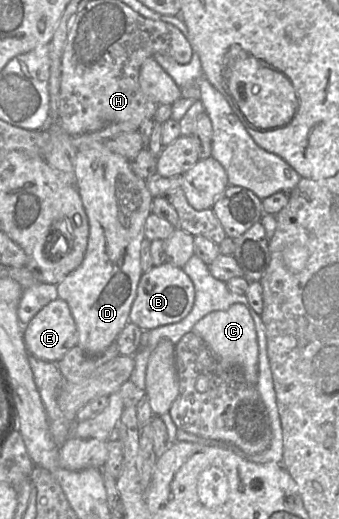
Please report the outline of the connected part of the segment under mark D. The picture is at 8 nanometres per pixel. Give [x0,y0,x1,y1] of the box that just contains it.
[57,149,153,355]

